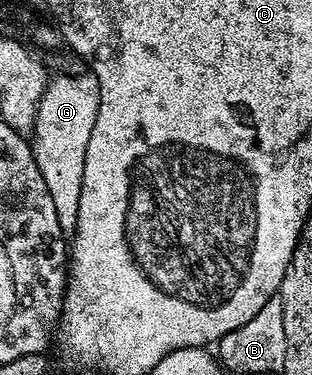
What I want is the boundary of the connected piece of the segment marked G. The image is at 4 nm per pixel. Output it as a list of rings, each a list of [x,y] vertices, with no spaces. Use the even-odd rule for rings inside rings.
[[[84,70],[73,76],[53,75],[36,108],[36,124],[30,133],[32,153],[38,162],[38,170],[42,170],[46,190],[50,190],[50,198],[54,198],[58,226],[62,226],[66,234],[76,230],[82,199],[82,170],[86,170],[86,146],[98,118],[99,105],[98,78],[91,71]]]

